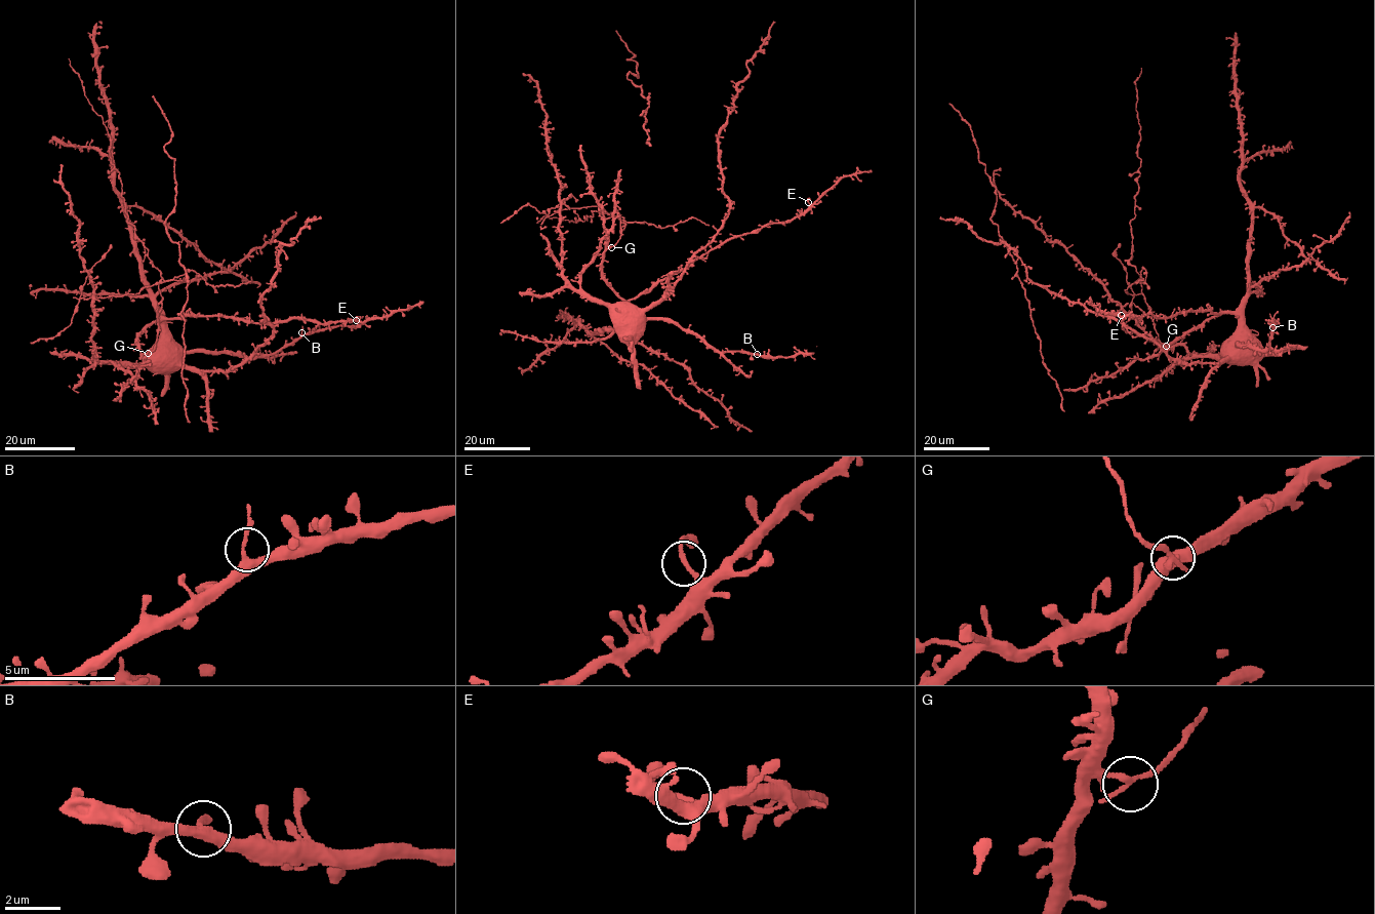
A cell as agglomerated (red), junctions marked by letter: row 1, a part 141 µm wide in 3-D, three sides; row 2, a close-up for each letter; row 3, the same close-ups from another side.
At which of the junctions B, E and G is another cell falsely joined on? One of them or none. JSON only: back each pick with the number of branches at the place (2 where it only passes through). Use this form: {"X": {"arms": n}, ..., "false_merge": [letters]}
{"G": {"arms": 3}, "false_merge": ["G"]}

